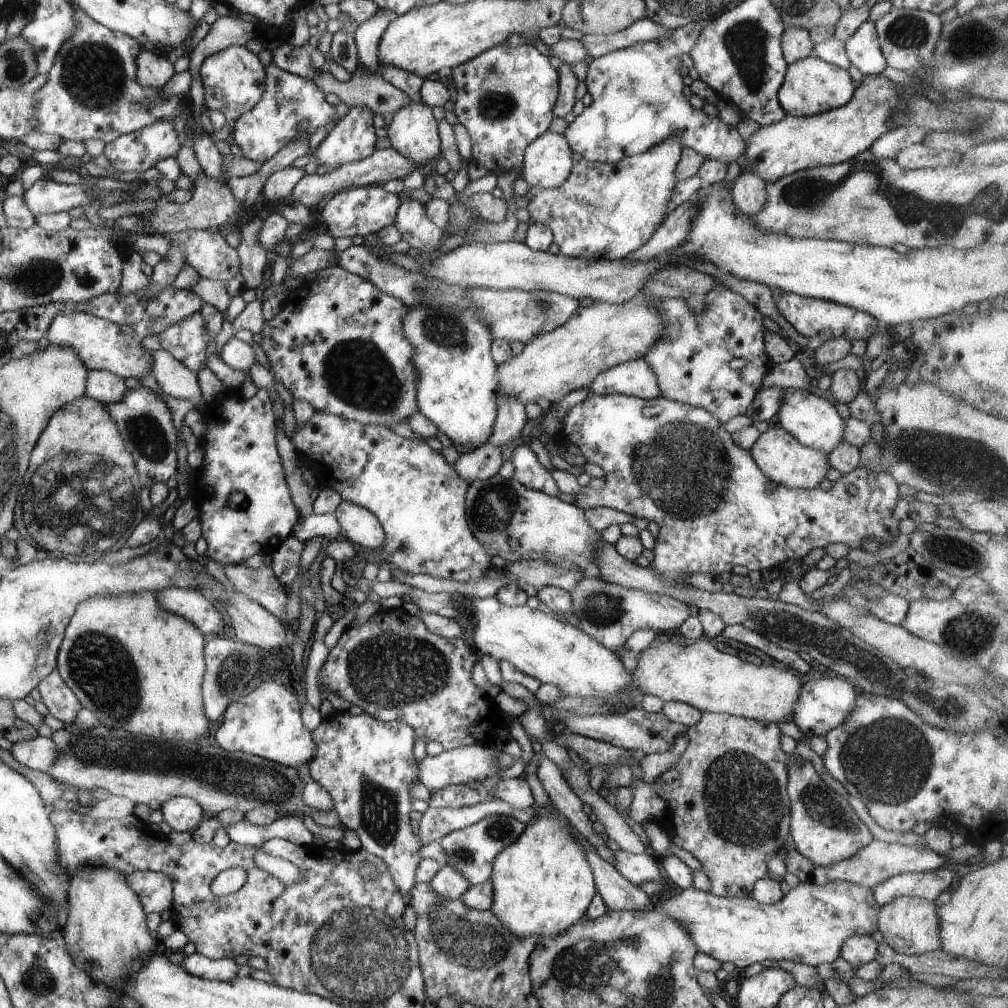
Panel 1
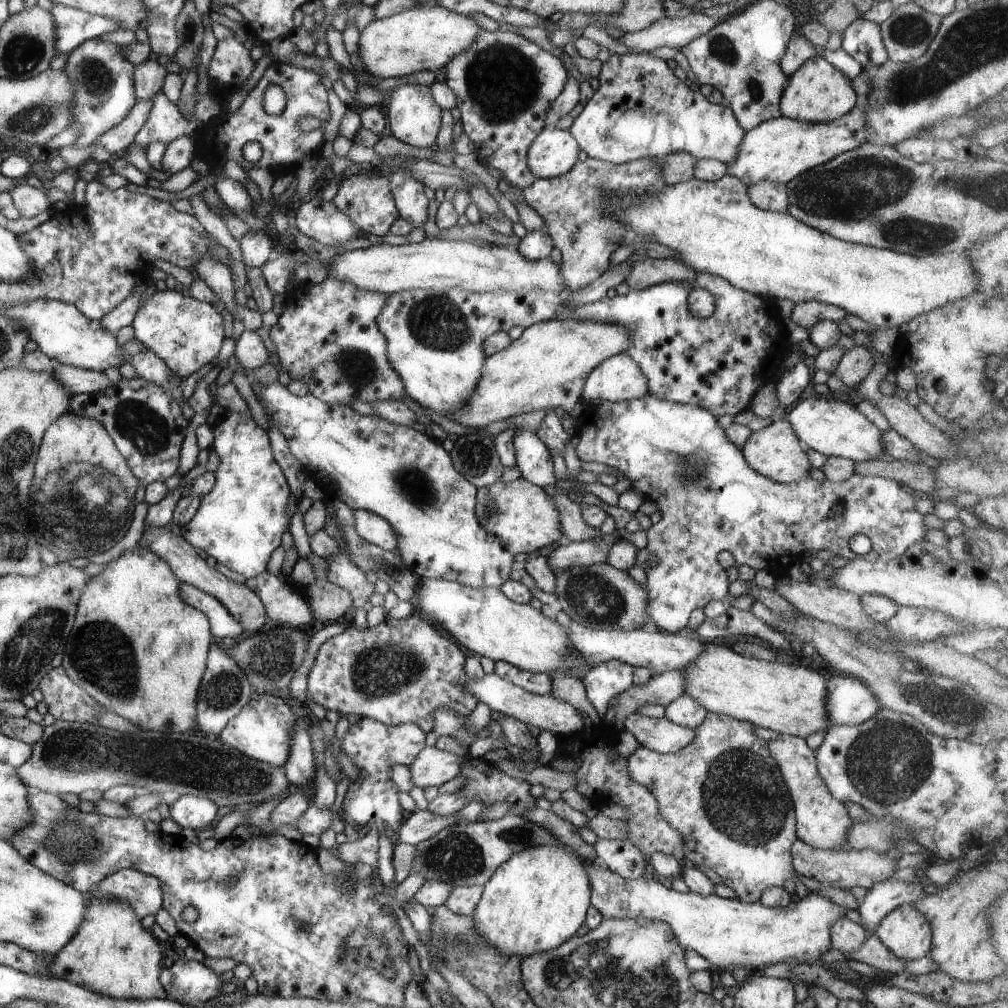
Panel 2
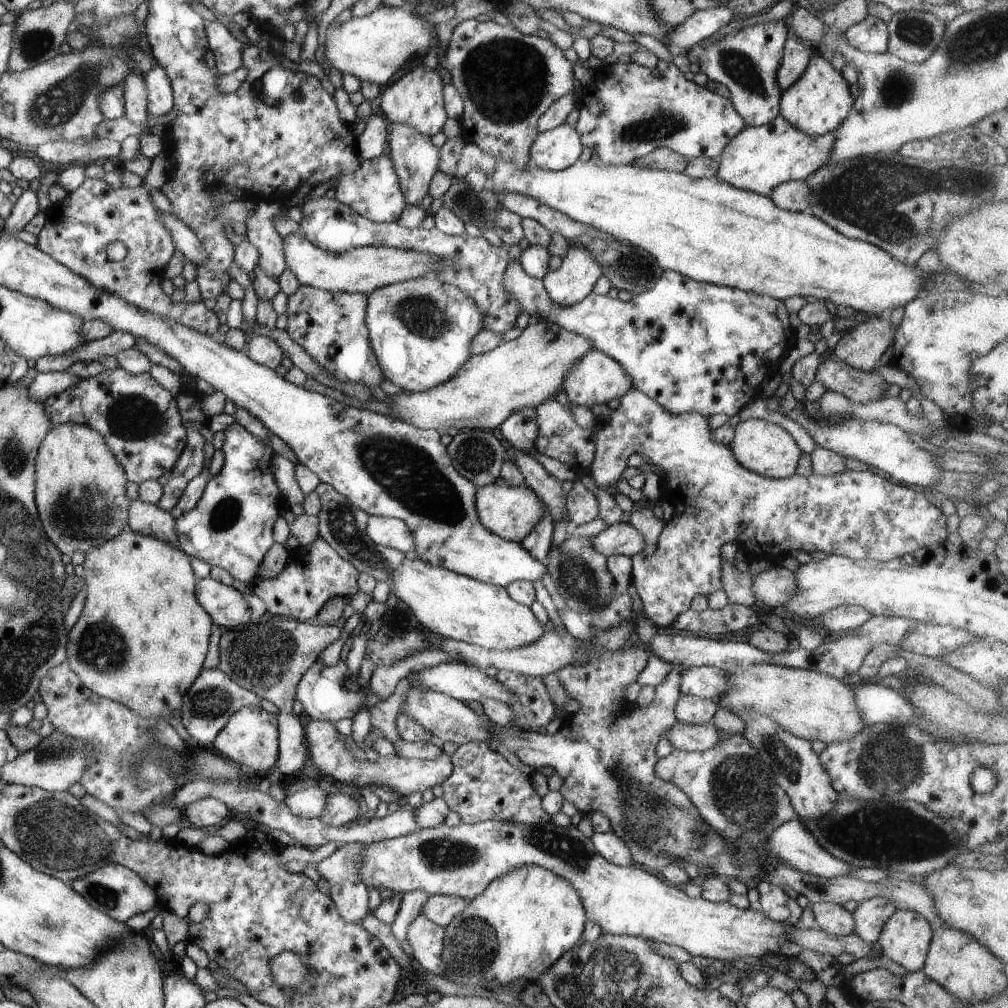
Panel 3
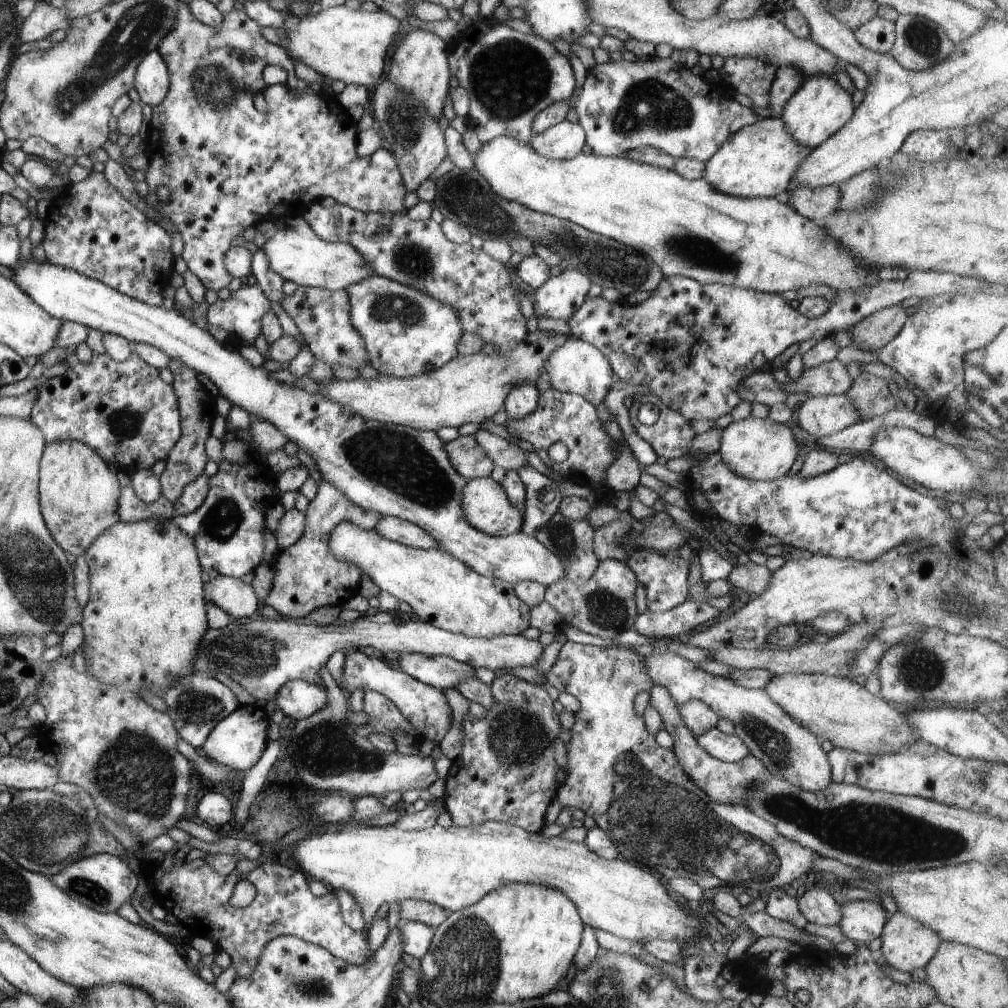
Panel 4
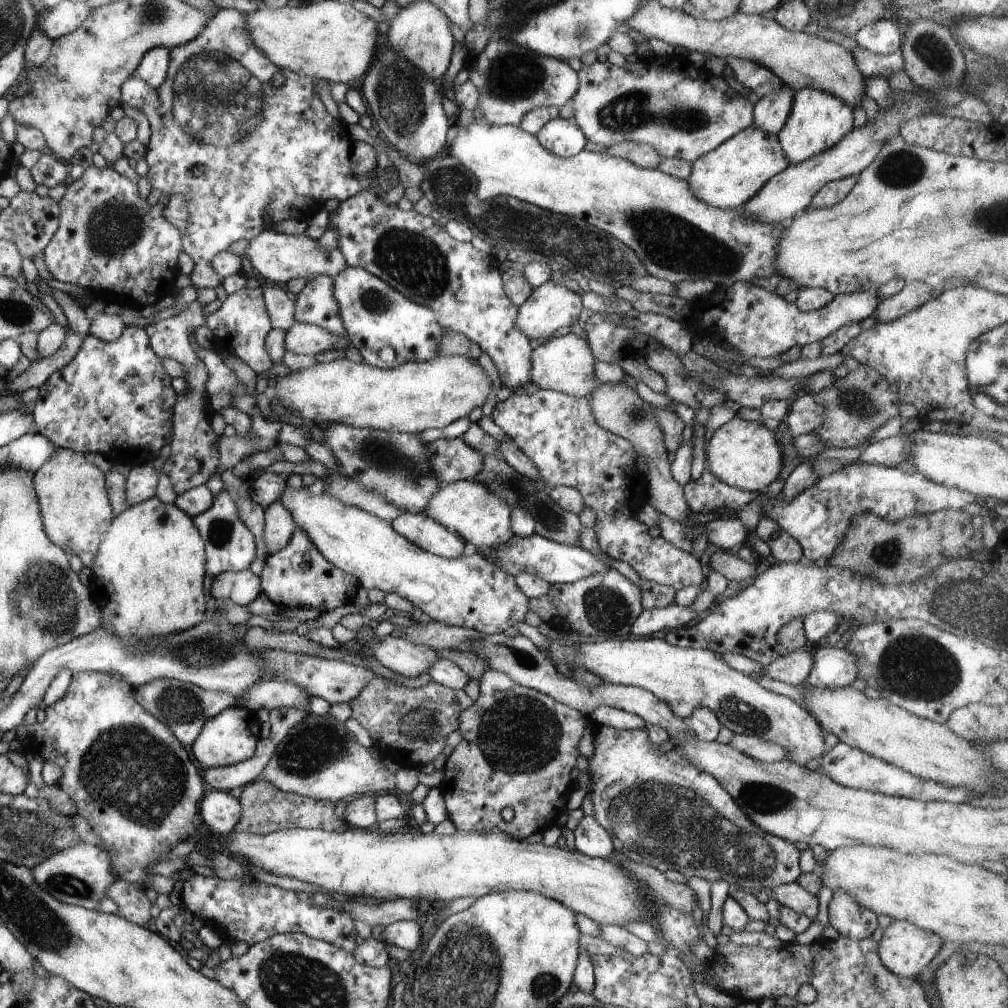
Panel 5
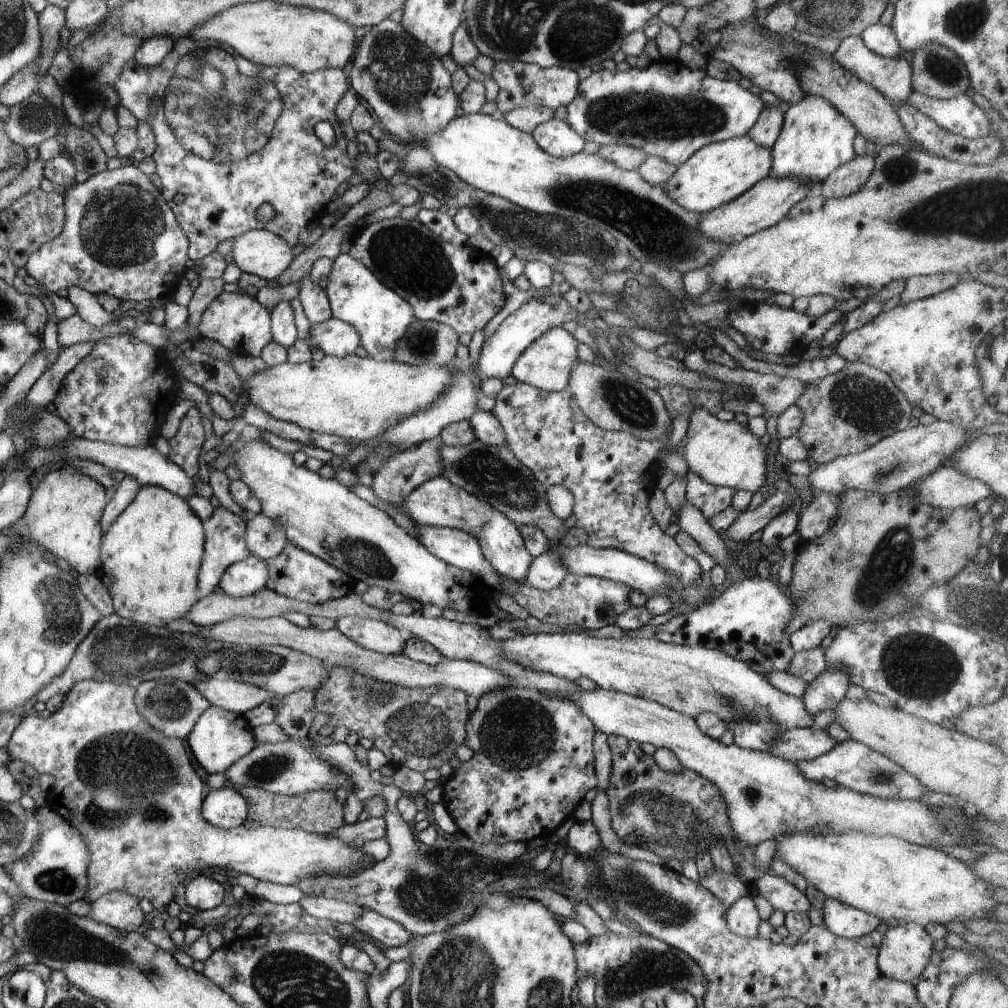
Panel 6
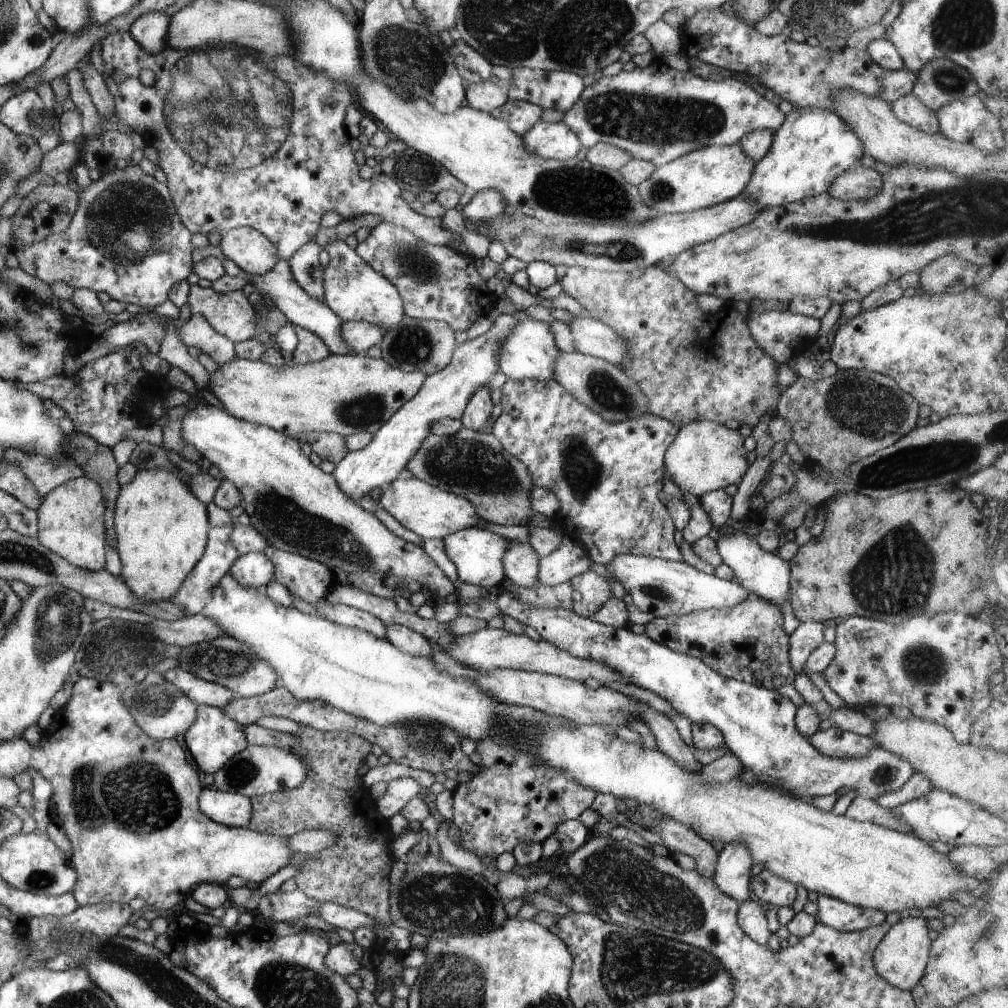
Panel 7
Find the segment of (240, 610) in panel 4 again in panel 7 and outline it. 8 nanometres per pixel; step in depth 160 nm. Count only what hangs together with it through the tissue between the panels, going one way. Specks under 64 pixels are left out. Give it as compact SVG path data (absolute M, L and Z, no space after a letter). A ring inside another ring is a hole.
M250 552L241 555L229 572L232 578L236 578L236 582L244 586L263 589L274 579L275 570L274 564L263 552Z

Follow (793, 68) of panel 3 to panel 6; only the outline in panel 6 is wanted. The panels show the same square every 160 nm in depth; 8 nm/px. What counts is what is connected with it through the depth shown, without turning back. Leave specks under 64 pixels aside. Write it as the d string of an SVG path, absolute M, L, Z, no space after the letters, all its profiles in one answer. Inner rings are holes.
M768 105L759 112L756 124L747 132L759 145L771 149L777 141L784 122L784 112L780 105Z

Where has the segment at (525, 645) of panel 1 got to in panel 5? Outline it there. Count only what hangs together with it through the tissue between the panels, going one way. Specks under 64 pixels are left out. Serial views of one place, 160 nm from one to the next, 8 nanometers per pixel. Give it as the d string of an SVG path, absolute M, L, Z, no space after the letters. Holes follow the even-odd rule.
M306 486L301 490L285 490L278 501L292 513L293 521L302 529L314 543L314 546L334 565L344 572L353 574L366 590L377 588L382 592L396 592L398 596L410 600L413 606L423 610L432 620L454 627L464 627L483 633L497 635L508 630L510 626L524 621L524 616L531 610L529 598L522 594L515 578L506 574L502 569L488 562L478 552L464 552L456 558L446 558L433 555L411 543L407 538L398 534L391 522L371 515L358 507L351 507L340 499L326 494L308 496Z

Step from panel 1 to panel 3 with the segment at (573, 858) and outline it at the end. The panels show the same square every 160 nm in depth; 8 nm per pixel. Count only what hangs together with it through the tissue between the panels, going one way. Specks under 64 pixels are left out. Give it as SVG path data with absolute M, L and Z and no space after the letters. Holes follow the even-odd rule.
M524 865L515 868L495 878L446 927L441 954L447 966L446 978L458 984L483 988L492 981L509 985L522 979L527 984L532 984L566 952L574 950L584 932L587 919L582 899L565 878L541 866Z

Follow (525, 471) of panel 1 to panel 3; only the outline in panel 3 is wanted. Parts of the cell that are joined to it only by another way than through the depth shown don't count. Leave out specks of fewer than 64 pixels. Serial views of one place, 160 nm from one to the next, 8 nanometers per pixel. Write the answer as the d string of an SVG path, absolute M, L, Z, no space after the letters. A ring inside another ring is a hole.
M532 407L514 411L497 429L501 438L506 439L514 449L527 455L532 455L537 432L537 409Z

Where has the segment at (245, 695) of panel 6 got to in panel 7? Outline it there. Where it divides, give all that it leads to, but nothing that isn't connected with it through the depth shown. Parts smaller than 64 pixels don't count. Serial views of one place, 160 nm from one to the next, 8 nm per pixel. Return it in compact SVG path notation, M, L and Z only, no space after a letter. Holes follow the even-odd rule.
M180 667L172 668L164 674L164 678L178 688L192 702L199 706L207 705L218 709L223 709L228 702L235 698L234 694L220 684L206 682L190 672L182 670Z

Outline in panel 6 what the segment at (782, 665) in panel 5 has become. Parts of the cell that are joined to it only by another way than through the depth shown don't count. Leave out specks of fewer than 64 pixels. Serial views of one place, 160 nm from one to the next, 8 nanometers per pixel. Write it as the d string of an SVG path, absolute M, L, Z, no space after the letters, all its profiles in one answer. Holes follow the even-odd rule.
M821 647L795 652L790 659L790 664L785 670L789 675L795 676L805 683L814 680L822 674L827 667L825 651Z

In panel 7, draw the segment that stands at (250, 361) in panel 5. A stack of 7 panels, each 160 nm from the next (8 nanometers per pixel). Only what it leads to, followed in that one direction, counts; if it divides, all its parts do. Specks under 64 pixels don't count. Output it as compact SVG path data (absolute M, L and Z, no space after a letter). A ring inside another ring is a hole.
M194 285L190 288L186 304L190 307L192 315L198 314L198 316L202 316L203 320L206 320L218 334L230 338L234 344L254 339L258 335L256 312L254 312L252 304L250 304L242 290L223 294L216 292L212 288L202 288L199 285Z

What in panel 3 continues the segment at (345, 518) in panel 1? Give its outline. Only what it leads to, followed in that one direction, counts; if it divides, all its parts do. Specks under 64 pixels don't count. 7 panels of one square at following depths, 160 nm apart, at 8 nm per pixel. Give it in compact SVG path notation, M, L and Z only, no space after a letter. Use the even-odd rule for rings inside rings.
M369 515L365 531L377 545L402 551L405 555L415 550L414 534L400 519Z

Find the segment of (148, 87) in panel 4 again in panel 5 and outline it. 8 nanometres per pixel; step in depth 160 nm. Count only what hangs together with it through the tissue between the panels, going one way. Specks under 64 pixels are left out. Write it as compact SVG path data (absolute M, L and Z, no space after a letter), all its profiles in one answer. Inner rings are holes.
M166 47L153 48L142 57L141 64L137 66L133 76L157 89L160 85L164 84L168 76L170 61L169 49Z

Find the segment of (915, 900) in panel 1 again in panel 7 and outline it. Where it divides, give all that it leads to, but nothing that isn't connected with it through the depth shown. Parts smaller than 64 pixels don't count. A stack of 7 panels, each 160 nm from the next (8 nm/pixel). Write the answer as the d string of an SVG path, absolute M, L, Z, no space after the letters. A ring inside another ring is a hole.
M906 916L898 924L892 926L886 937L876 946L873 955L873 964L876 973L894 988L902 991L912 991L914 986L922 980L933 940L929 936L928 920L923 917L912 918Z

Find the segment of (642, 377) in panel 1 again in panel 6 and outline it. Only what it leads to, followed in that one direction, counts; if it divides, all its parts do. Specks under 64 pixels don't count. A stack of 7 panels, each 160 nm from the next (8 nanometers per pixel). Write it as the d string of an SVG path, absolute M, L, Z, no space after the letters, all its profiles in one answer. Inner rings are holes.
M563 327L551 328L522 351L511 370L511 375L520 383L532 385L546 392L564 390L568 386L572 369L580 362L578 345L576 338Z

